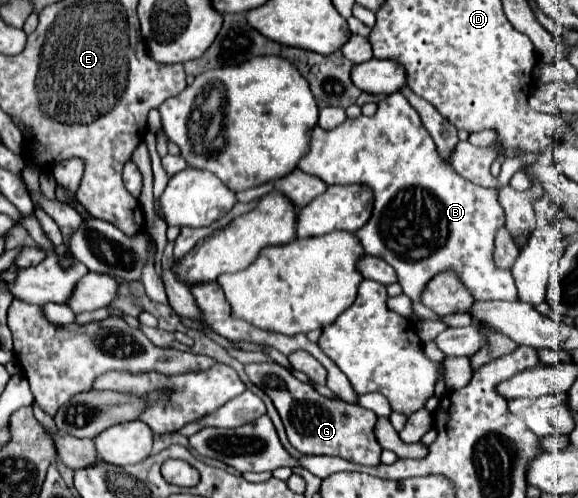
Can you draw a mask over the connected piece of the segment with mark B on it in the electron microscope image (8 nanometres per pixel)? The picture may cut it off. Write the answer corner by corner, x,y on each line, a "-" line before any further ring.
401,92
389,94
385,100
381,100
377,104
377,112
371,118
347,118
343,124
331,130
315,126
311,132
309,152
307,156
303,156
303,160
299,160
297,168
311,176
319,176
329,186
361,182
373,188
373,216
359,232
355,232
355,236
359,238
367,254
383,258
395,268
403,292
413,302
419,300
425,284
445,270
453,270
475,300
517,300
517,288
511,272
497,268
493,262
495,234
505,224
505,214
497,200
497,190
483,188
461,178
449,164
439,158
435,144
421,124
417,110

